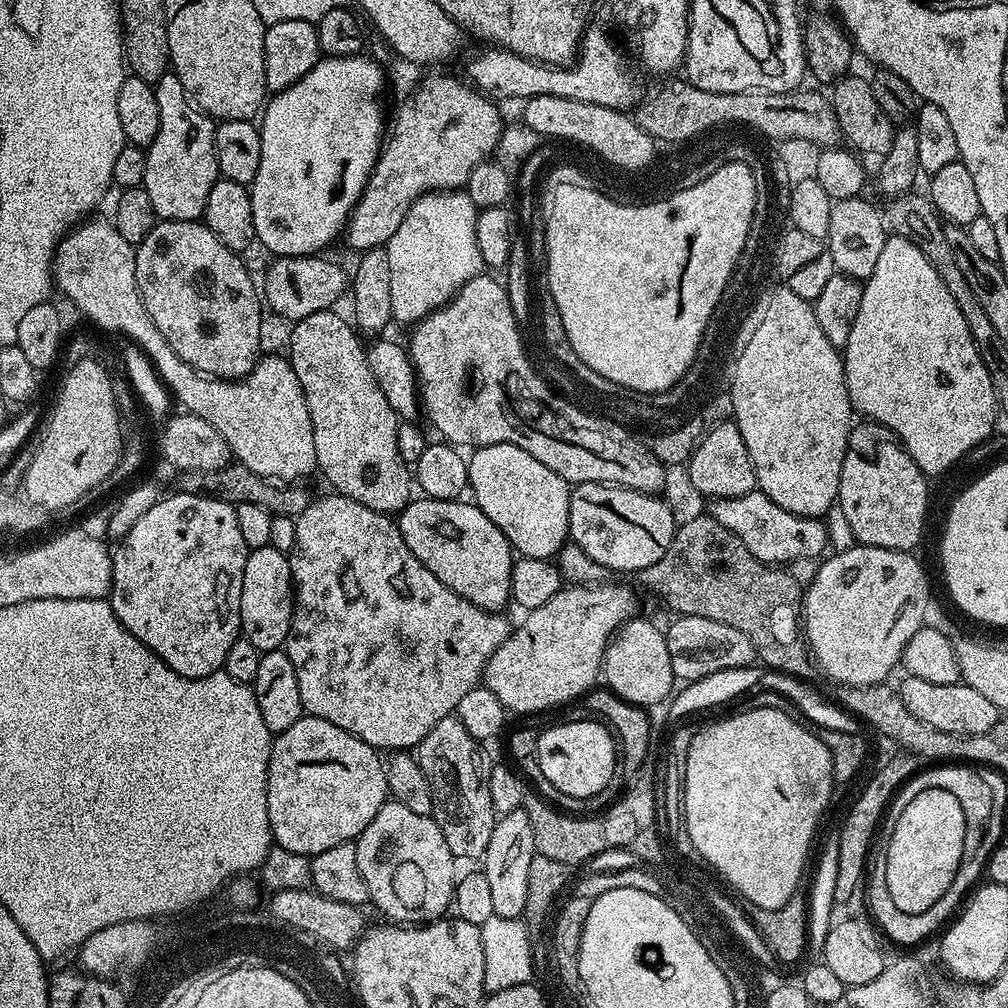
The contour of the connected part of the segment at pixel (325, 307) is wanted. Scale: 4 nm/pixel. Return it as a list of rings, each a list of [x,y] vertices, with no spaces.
[[[327,255],[278,256],[264,272],[262,296],[268,304],[287,322],[295,322],[310,314],[332,310],[338,298],[349,291],[350,276],[340,264],[327,260]]]

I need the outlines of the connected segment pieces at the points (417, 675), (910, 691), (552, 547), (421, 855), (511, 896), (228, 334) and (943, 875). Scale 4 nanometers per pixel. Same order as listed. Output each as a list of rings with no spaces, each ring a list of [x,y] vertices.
[[[327,494],[321,498],[313,499],[311,504],[302,510],[302,514],[295,517],[296,529],[294,530],[294,546],[287,553],[292,571],[294,585],[294,607],[288,638],[284,642],[283,651],[287,652],[290,662],[294,662],[294,674],[298,674],[298,694],[302,694],[302,706],[309,716],[317,716],[326,722],[334,722],[342,730],[354,734],[362,742],[369,744],[377,750],[412,750],[417,744],[442,722],[442,718],[453,715],[462,702],[465,694],[481,683],[484,675],[484,667],[488,660],[506,642],[510,631],[510,623],[504,614],[479,608],[466,598],[454,594],[450,586],[442,586],[418,558],[406,546],[406,542],[400,533],[399,523],[391,515],[370,510],[370,506],[362,506],[362,502],[354,502],[350,498],[339,494]]]
[[[905,675],[903,679],[898,684],[898,691],[906,710],[910,710],[914,718],[922,718],[926,726],[934,726],[934,730],[946,730],[959,736],[977,736],[990,730],[990,726],[994,726],[1002,715],[994,702],[989,702],[966,683],[938,686],[938,682],[926,682],[917,676]]]
[[[487,444],[471,454],[467,457],[468,487],[476,507],[506,534],[520,556],[552,560],[569,539],[572,493],[568,481],[513,444]]]
[[[389,799],[382,810],[374,814],[374,822],[362,830],[354,843],[358,854],[358,870],[362,870],[362,878],[366,878],[368,899],[373,905],[376,903],[382,915],[389,916],[389,921],[397,925],[419,926],[439,920],[449,911],[456,891],[458,861],[450,846],[446,846],[446,838],[442,838],[442,830],[431,815],[416,814],[396,799]]]
[[[523,807],[503,813],[496,821],[494,834],[490,834],[490,846],[486,846],[482,857],[482,870],[486,874],[486,882],[490,882],[494,916],[523,917],[526,890],[537,856],[530,818],[524,813]]]
[[[160,220],[136,248],[136,281],[138,282],[138,290],[146,310],[150,314],[150,318],[154,322],[154,326],[158,326],[158,330],[162,330],[166,342],[170,342],[170,346],[174,346],[174,354],[178,354],[178,358],[182,358],[182,362],[186,362],[190,367],[199,370],[199,372],[222,380],[241,380],[244,376],[248,376],[250,370],[254,370],[256,361],[262,355],[262,349],[260,349],[260,304],[262,308],[262,296],[258,291],[257,281],[256,284],[252,281],[252,276],[248,273],[247,266],[244,265],[244,259],[245,257],[241,253],[230,250],[223,244],[209,230],[207,224],[200,220]]]
[[[922,790],[916,798],[911,799],[910,806],[896,820],[886,854],[886,886],[890,886],[890,898],[894,898],[898,910],[906,910],[906,914],[922,914],[922,910],[930,910],[930,906],[934,906],[934,902],[946,894],[946,886],[954,882],[956,871],[960,869],[965,827],[962,806],[958,798],[950,794],[950,790]]]

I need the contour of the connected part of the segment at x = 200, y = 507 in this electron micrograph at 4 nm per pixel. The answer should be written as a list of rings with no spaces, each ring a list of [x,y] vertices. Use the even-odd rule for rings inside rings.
[[[177,491],[177,496],[165,495],[157,504],[150,506],[134,526],[119,541],[120,544],[112,552],[112,591],[110,593],[110,611],[118,618],[118,622],[138,642],[142,642],[155,655],[157,660],[166,662],[170,670],[174,670],[178,675],[184,676],[187,680],[209,676],[223,669],[226,662],[226,654],[230,646],[238,638],[238,629],[240,626],[240,599],[242,598],[242,570],[246,570],[246,558],[248,557],[249,548],[242,538],[238,527],[238,514],[235,507],[221,500],[215,500],[212,496],[197,494],[196,492]]]

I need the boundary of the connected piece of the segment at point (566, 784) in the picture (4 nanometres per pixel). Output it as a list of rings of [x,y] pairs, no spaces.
[[[583,718],[569,724],[556,724],[541,731],[537,738],[538,764],[551,786],[562,794],[586,802],[596,796],[617,775],[616,747],[612,735],[599,720]]]

